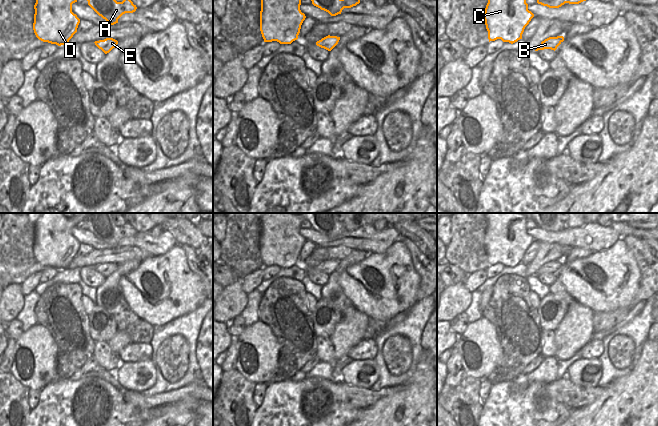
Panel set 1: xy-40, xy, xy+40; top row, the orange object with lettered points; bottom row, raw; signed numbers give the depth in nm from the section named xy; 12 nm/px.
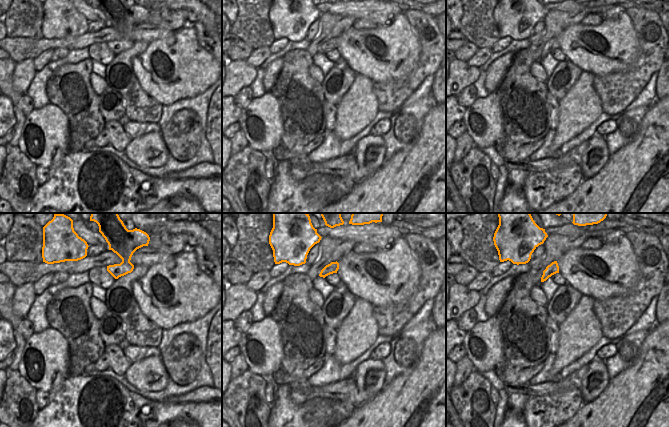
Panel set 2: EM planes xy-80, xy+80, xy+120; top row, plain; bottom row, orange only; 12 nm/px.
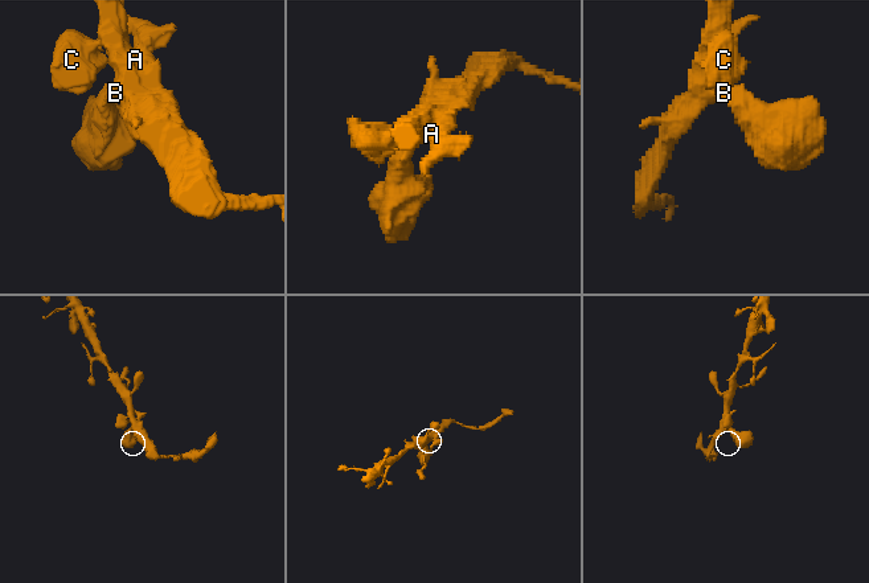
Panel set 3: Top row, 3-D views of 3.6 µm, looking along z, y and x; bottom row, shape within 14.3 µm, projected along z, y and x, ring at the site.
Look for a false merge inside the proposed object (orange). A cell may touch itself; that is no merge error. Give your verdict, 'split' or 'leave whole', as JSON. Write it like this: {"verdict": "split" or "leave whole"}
{"verdict": "leave whole"}

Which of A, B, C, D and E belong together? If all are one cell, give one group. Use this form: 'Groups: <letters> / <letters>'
Groups: A B C D E.

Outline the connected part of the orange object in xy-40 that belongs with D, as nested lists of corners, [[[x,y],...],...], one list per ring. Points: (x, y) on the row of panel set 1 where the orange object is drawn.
[[[36,0],[33,23],[36,37],[58,46],[67,44],[80,23],[72,12],[75,2],[77,0]]]

